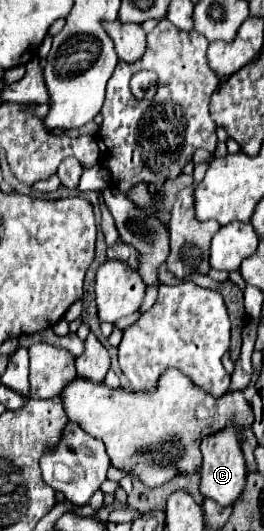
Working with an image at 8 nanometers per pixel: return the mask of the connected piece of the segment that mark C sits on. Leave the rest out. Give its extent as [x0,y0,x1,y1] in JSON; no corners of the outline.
[200,423,248,505]

